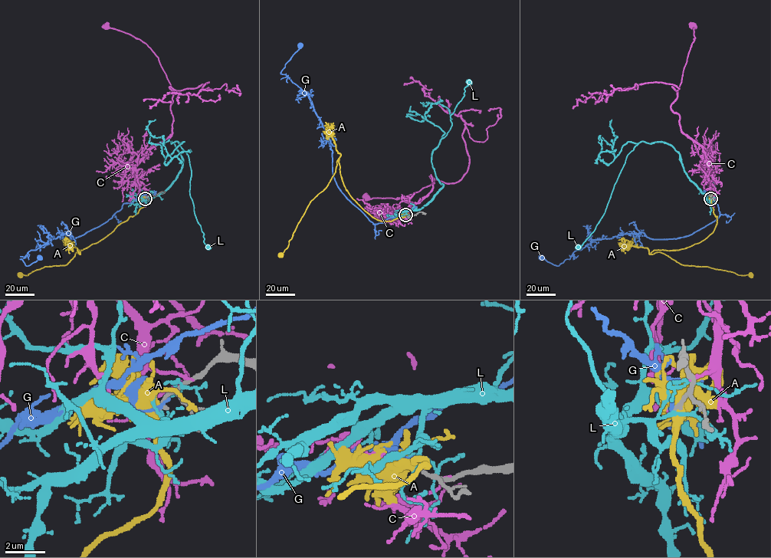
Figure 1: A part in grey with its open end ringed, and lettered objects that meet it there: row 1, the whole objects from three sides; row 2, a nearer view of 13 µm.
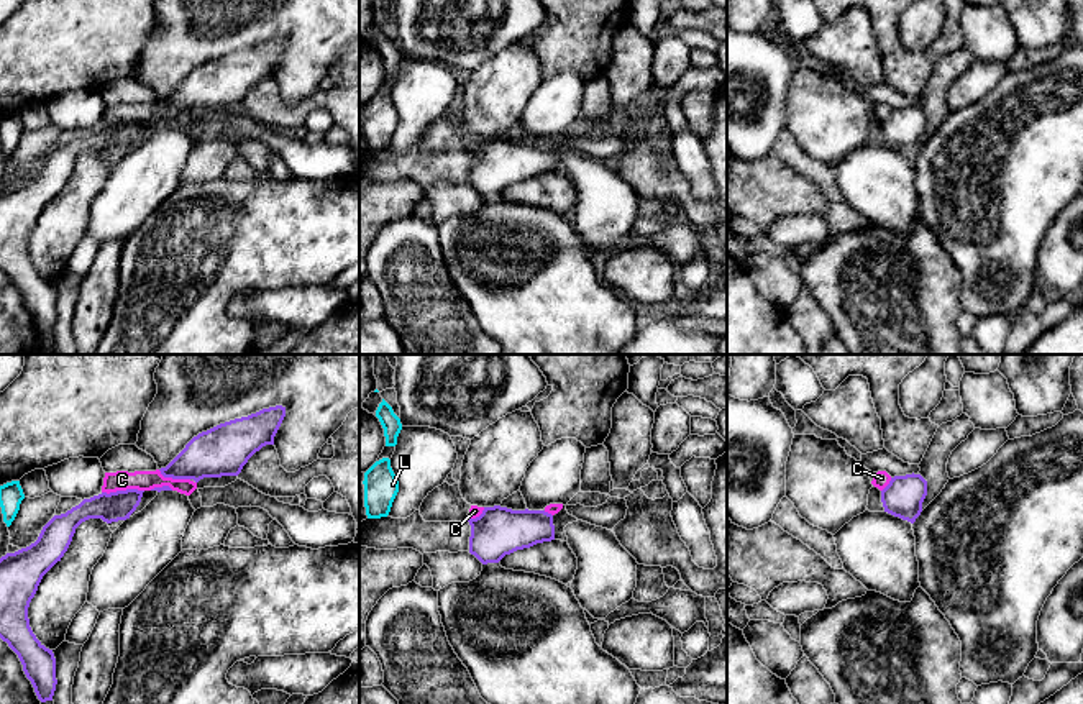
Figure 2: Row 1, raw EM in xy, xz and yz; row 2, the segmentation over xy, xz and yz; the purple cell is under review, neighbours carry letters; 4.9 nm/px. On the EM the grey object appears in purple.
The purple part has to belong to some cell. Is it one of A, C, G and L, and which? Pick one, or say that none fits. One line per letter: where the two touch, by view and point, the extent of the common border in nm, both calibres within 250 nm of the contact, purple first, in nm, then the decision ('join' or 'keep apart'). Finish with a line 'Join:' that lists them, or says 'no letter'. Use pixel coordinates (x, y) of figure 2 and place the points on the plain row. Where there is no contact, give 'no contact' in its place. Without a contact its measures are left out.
A: no contact; keep apart
C: meets purple in xy at (122, 123); contact 200 nm long; 140 nm thick on the purple side, 100 nm on the other; keep apart
G: no contact; keep apart
L: no contact; keep apart
Join: no letter

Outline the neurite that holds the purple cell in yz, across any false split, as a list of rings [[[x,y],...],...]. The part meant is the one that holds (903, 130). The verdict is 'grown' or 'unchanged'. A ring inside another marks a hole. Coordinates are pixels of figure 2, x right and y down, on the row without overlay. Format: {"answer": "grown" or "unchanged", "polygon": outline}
{"answer": "unchanged", "polygon": [[[912,105],[891,110],[889,117],[881,123],[881,135],[884,144],[914,156],[922,144],[925,128],[927,113]]]}

